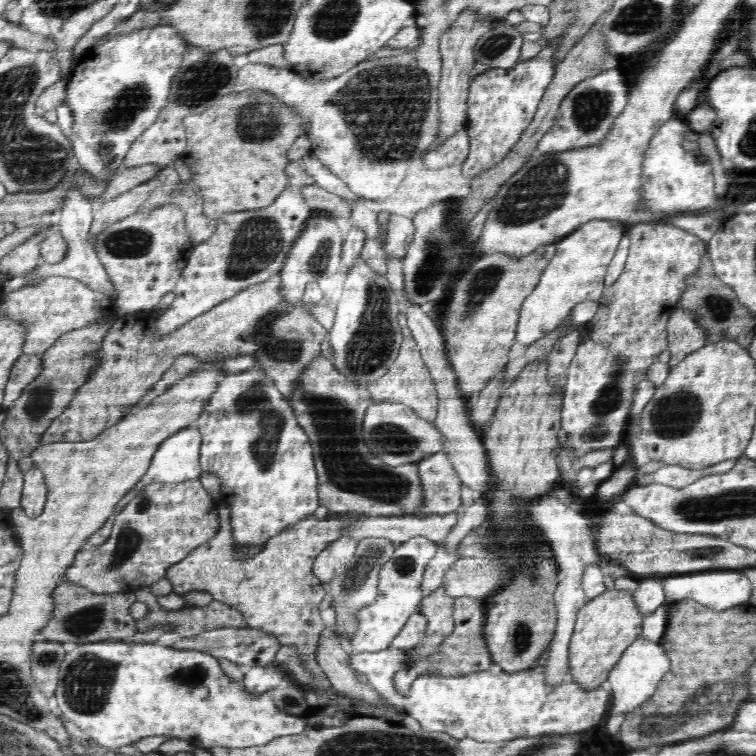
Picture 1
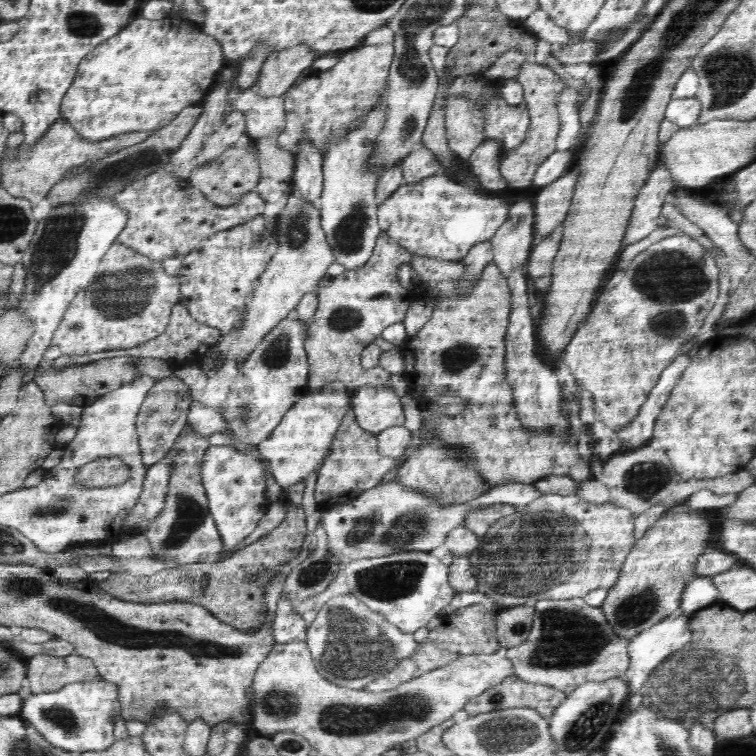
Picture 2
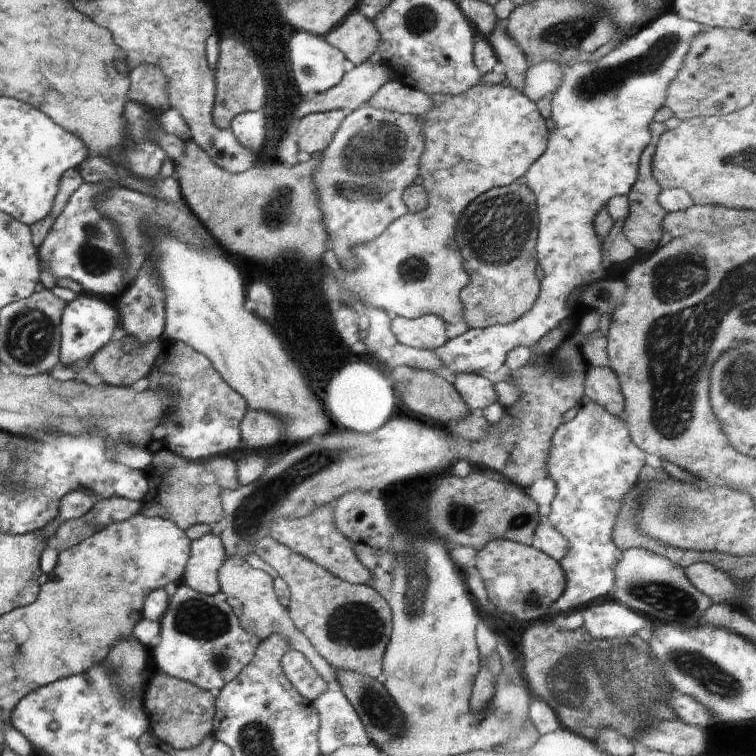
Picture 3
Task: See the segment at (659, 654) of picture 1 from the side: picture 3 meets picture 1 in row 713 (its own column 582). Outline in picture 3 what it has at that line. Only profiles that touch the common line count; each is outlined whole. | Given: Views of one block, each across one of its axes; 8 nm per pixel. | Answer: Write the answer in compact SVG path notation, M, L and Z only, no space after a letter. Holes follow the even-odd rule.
M594 602L582 610L582 627L596 640L636 635L648 622L644 615L616 602Z

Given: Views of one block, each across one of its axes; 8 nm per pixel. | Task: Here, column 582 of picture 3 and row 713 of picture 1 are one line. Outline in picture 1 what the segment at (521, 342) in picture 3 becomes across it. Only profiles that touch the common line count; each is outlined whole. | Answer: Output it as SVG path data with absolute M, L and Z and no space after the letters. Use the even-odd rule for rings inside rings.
M121 640L79 645L64 643L64 646L66 656L59 668L55 692L61 716L102 747L118 750L142 738L160 740L164 735L172 735L188 741L195 748L242 749L262 746L281 736L305 731L306 716L298 718L282 712L267 691L262 694L246 692L243 681L231 680L226 676L214 655L160 646L158 643L128 644Z

